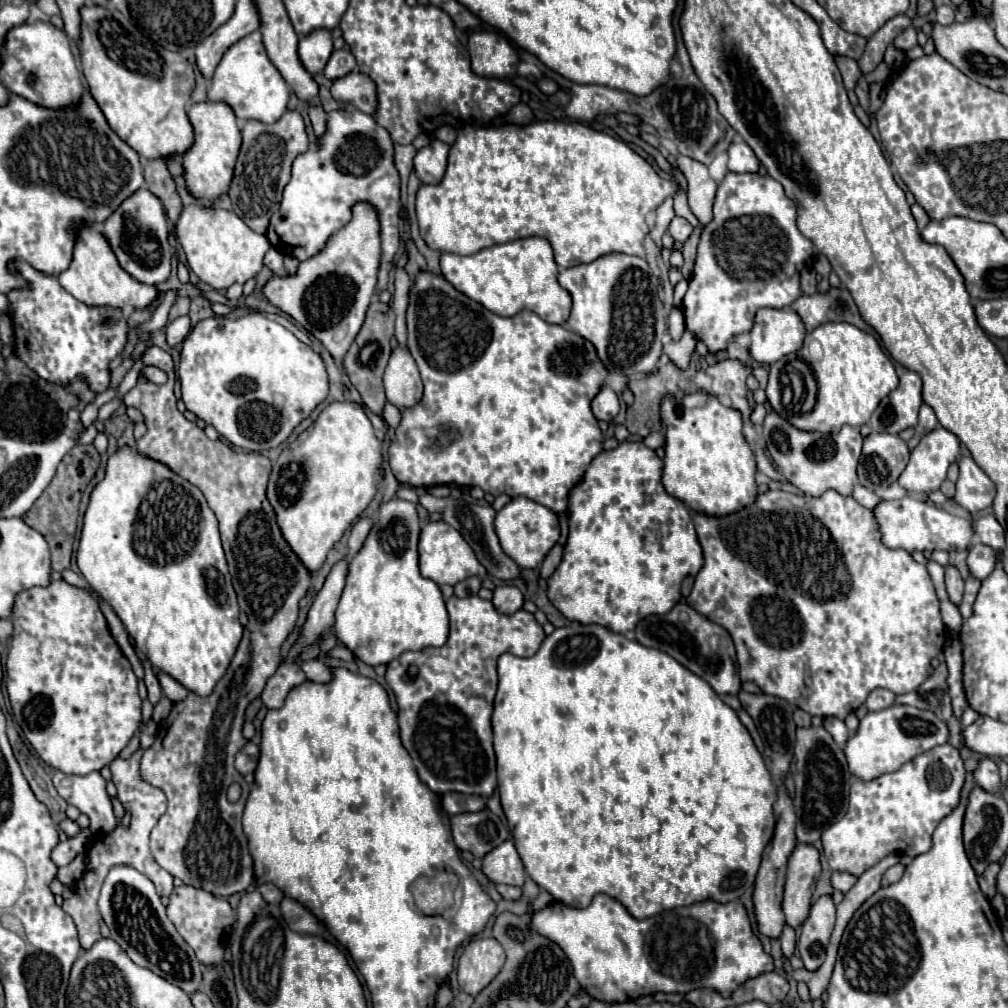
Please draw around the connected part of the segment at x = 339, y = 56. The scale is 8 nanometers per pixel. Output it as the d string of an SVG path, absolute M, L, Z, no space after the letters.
M333 50L323 74L329 78L329 80L337 80L349 72L353 72L357 68L355 64L355 58L349 50Z

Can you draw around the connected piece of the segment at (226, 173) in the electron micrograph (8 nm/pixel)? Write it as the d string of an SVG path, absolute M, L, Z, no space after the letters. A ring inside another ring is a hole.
M223 102L191 104L187 114L195 134L193 146L187 152L183 152L183 170L185 170L183 176L185 176L187 190L199 200L207 200L207 202L219 200L229 190L233 168L241 146L241 132L237 128L237 118L233 110Z

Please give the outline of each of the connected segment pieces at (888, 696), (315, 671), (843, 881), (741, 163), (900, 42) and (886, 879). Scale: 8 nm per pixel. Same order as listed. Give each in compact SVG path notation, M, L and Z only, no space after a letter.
M877 688L877 690L873 690L873 692L869 694L869 698L867 698L865 706L867 706L869 710L883 710L883 708L891 706L893 702L895 702L895 694L893 694L891 690Z
M307 660L307 662L303 664L303 672L307 674L307 678L309 678L311 682L321 682L321 684L325 684L325 682L331 682L331 678L333 678L331 666L325 664L325 662L319 662L319 660Z
M833 872L831 874L831 884L833 884L833 888L835 890L839 890L839 892L849 892L851 890L851 886L855 884L855 876L851 876L851 874L847 874L847 872Z
M735 140L729 146L729 170L731 172L757 172L759 170L757 156L743 140Z
M909 26L907 30L903 30L897 38L895 38L895 48L901 50L901 52L907 52L911 50L913 46L917 46L917 30L913 26Z
M895 864L895 866L891 866L891 868L883 874L883 882L881 882L881 886L885 888L885 886L897 882L897 880L903 876L903 872L905 872L905 866L903 866L903 864Z

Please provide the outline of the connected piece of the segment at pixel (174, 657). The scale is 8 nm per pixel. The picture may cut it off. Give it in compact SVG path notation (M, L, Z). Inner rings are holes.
M121 448L117 450L117 454L113 454L109 458L107 464L107 472L105 478L95 486L95 490L91 492L91 500L83 518L83 530L81 530L81 540L79 540L79 550L77 550L77 566L83 574L83 578L91 584L91 588L101 594L101 598L113 606L115 614L121 618L121 622L125 624L129 636L133 636L137 650L141 650L153 664L155 670L161 670L165 674L169 674L171 678L175 678L179 684L183 684L187 690L199 694L199 696L209 696L215 688L215 684L221 680L223 672L227 670L241 634L243 634L243 626L239 624L239 604L237 604L237 596L235 590L231 586L231 576L227 570L227 562L223 556L223 548L221 548L221 540L219 540L219 528L217 528L217 518L211 512L211 508L207 506L205 496L201 494L199 488L195 488L191 482L187 482L185 478L173 474L167 466L163 466L161 462L149 460L145 456L141 456L139 452L131 450L131 448Z

